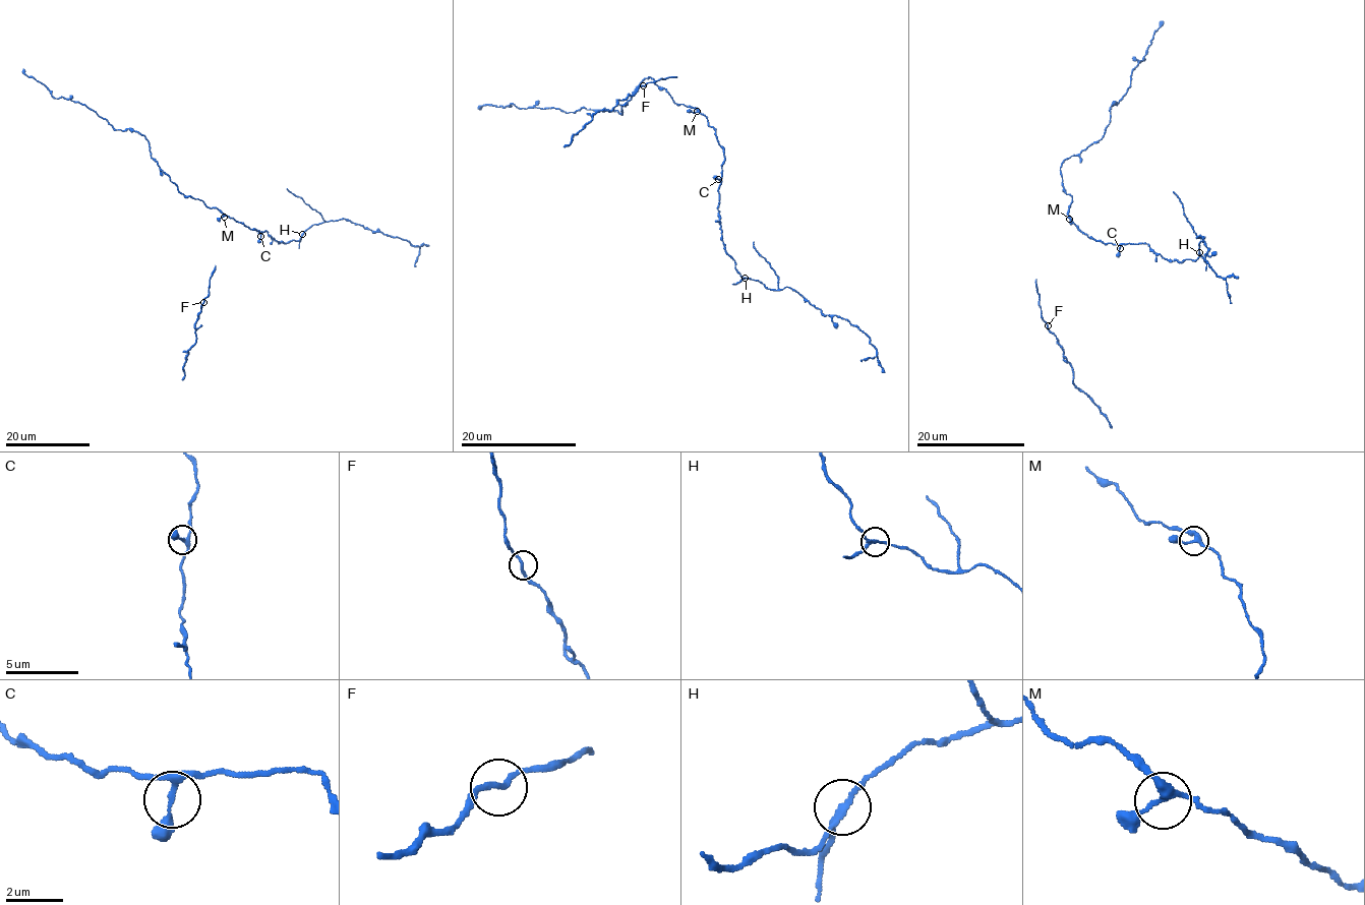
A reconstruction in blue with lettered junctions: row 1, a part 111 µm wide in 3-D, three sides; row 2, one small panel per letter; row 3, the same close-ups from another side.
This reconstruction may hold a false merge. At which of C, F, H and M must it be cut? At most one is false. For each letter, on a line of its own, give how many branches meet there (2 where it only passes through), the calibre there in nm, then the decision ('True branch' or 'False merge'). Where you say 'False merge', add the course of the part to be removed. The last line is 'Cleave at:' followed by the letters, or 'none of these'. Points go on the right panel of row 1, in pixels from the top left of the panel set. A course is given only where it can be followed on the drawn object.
C: Branches: 3. Thickness 200 nm. True branch
F: Branches: 2. Thickness 190 nm. True branch
H: Branches: 3. Thickness 170 nm. False merge. Course of the part to remove: (1199, 252), (1203, 240), (1195, 238), (1199, 236), (1208, 251), (1204, 254), (1206, 262), (1226, 282), (1230, 303)
M: Branches: 3. Thickness 240 nm. True branch
Cleave at: H

